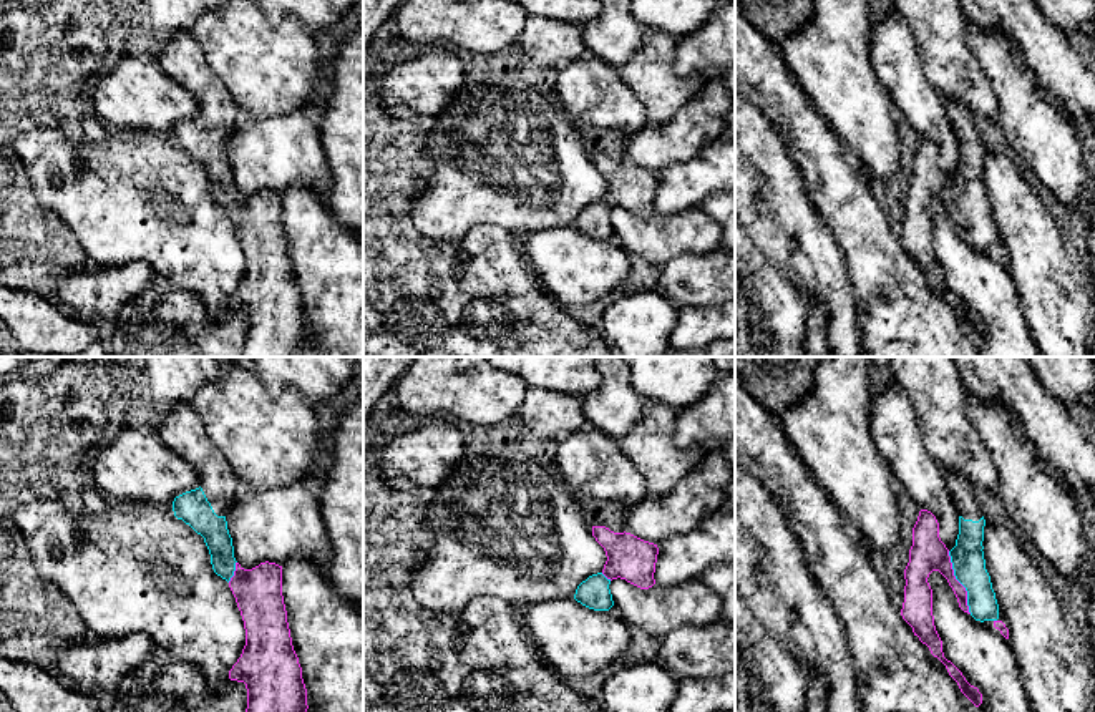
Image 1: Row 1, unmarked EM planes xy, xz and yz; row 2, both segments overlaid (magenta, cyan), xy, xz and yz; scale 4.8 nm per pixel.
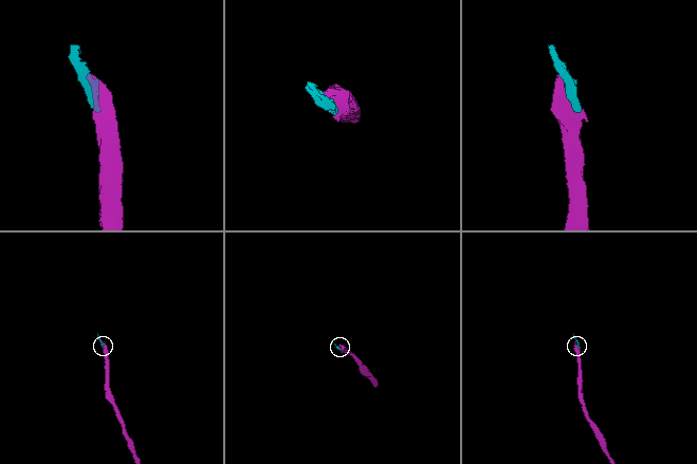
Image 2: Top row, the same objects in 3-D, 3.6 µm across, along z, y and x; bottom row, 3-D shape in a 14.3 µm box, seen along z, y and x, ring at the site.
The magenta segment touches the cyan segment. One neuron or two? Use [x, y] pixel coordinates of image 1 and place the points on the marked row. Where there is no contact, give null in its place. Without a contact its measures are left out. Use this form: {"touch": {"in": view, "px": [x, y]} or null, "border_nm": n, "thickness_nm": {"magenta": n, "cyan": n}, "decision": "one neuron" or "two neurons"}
{"touch": {"in": "yz", "px": [959, 583]}, "border_nm": 320, "thickness_nm": {"magenta": 180, "cyan": 160}, "decision": "one neuron"}

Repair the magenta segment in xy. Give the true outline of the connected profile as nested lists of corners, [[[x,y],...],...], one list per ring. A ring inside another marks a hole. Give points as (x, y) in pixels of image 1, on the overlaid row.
[[[191,403],[159,415],[154,432],[199,478],[196,490],[174,498],[173,511],[204,538],[212,569],[229,583],[241,611],[246,646],[229,679],[246,684],[246,712],[307,712],[307,689],[282,596],[282,566],[265,561],[244,569],[234,558],[224,514],[237,498],[237,476]]]

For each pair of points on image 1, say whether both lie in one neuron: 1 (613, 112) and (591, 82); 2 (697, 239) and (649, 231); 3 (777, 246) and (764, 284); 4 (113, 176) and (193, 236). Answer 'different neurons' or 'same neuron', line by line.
1: same neuron
2: same neuron
3: different neurons
4: same neuron

